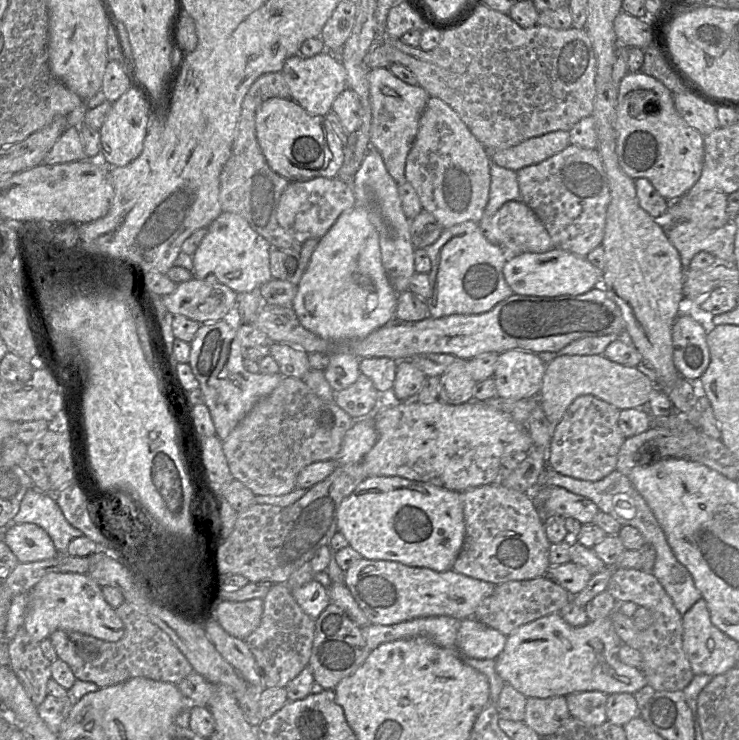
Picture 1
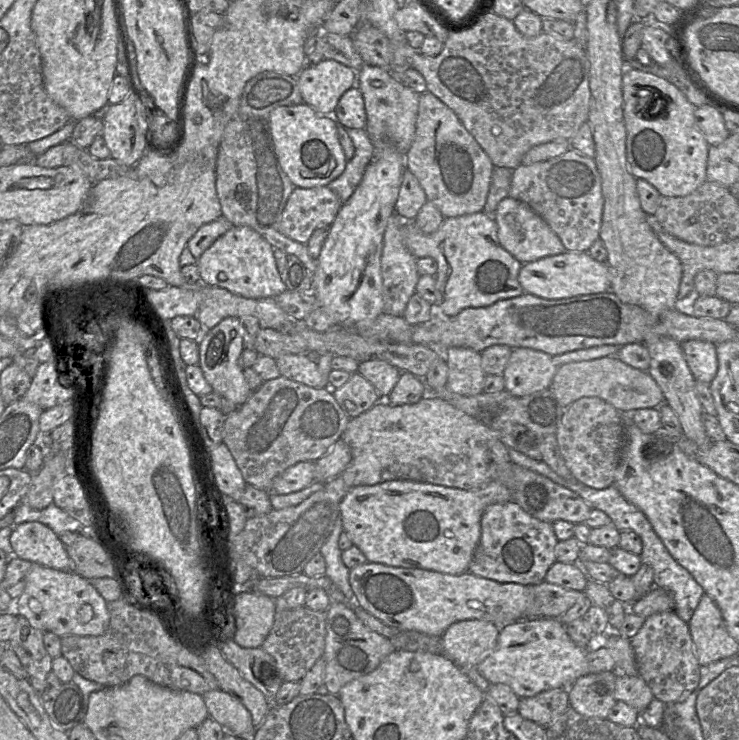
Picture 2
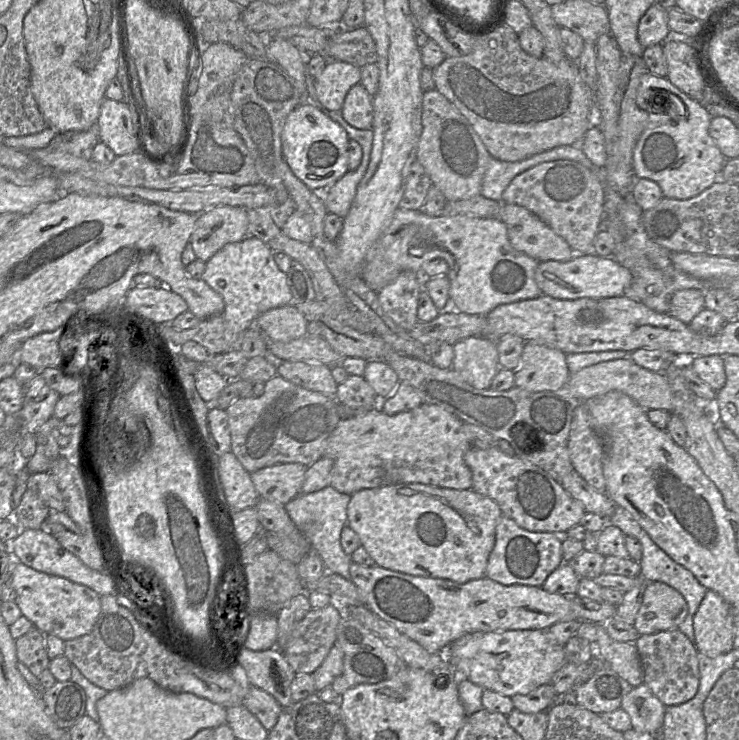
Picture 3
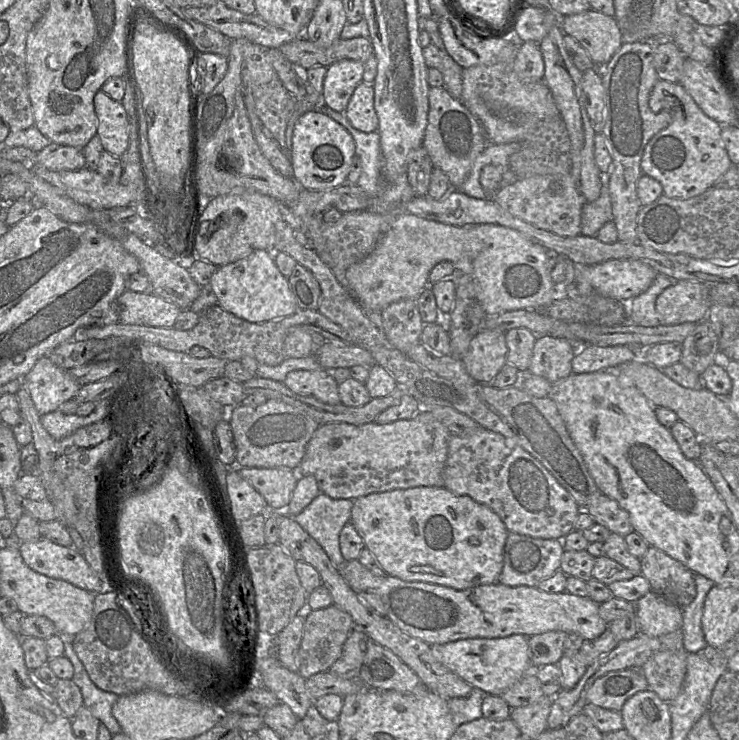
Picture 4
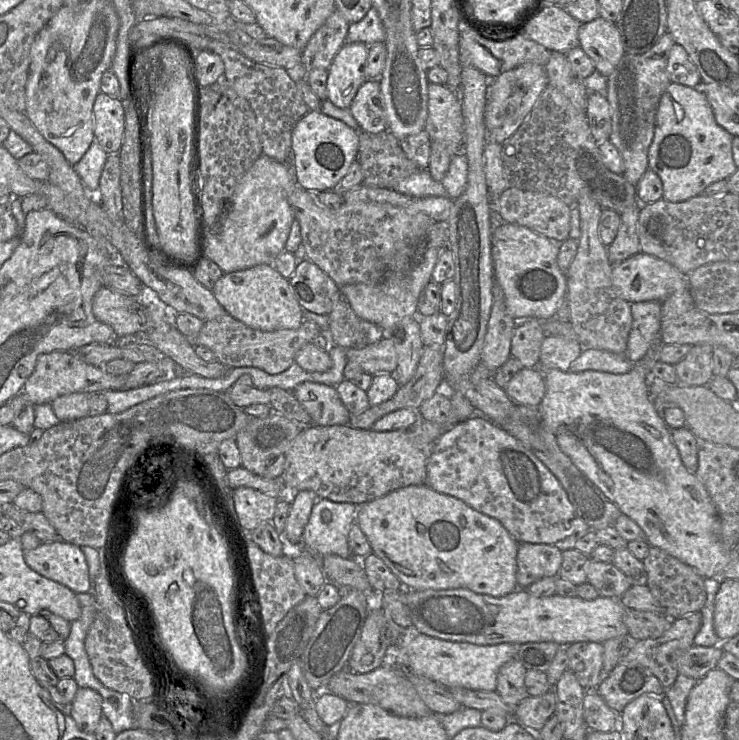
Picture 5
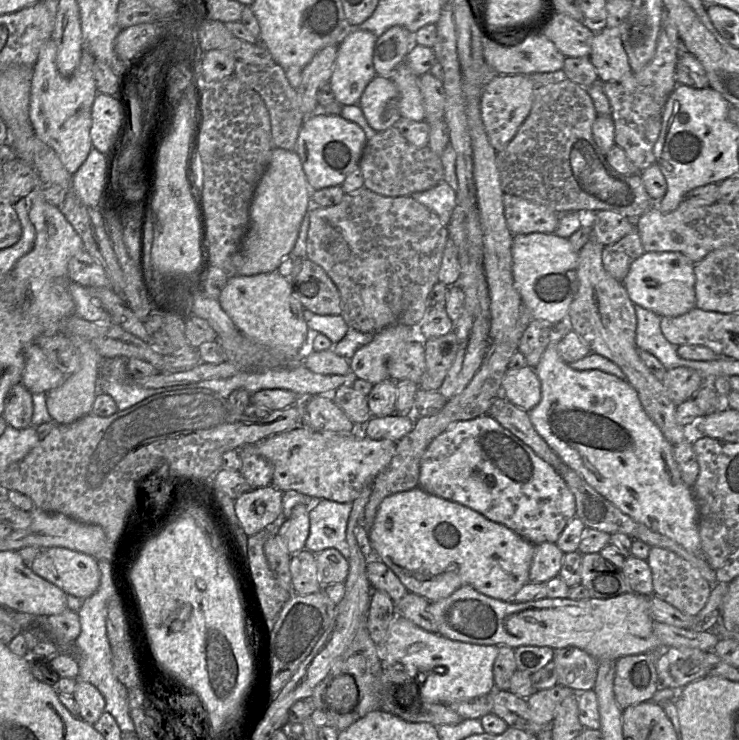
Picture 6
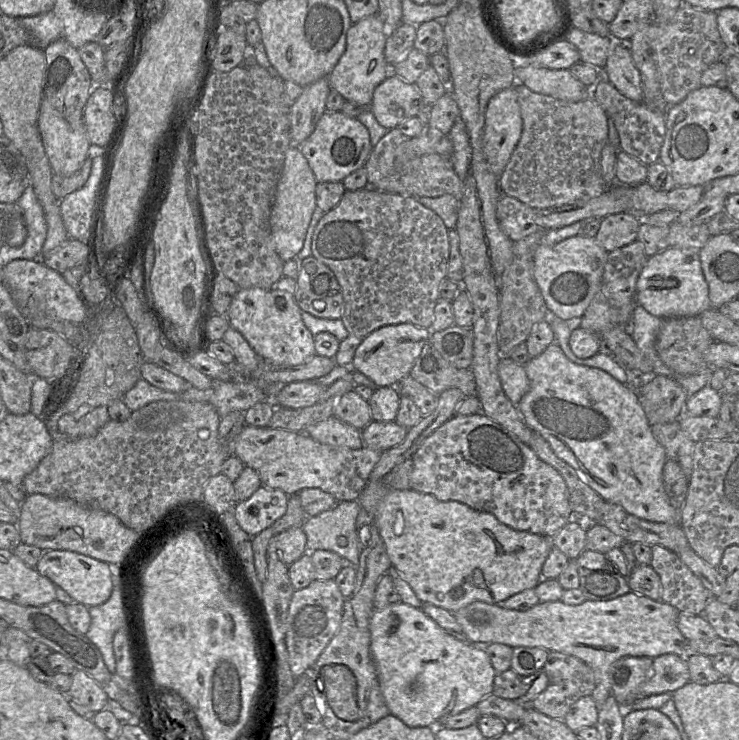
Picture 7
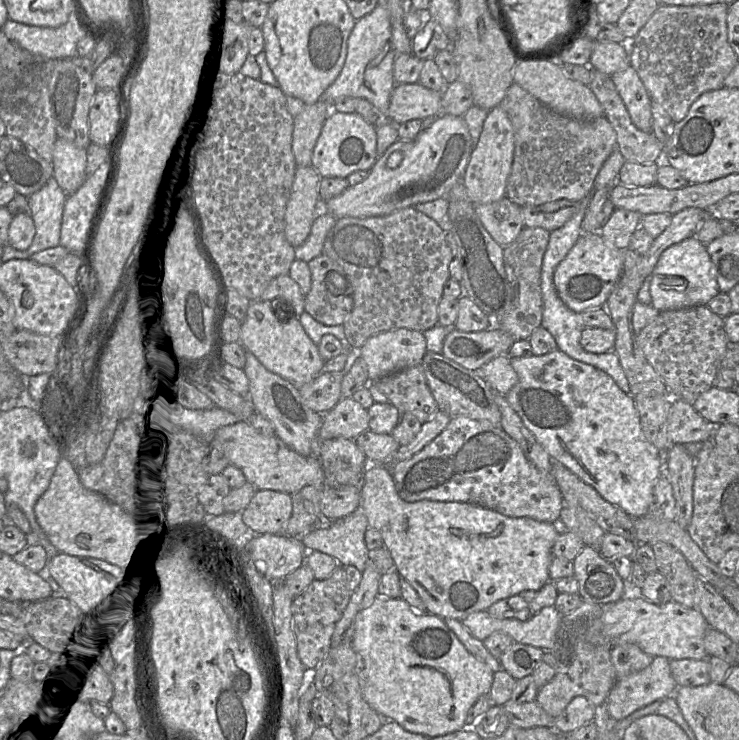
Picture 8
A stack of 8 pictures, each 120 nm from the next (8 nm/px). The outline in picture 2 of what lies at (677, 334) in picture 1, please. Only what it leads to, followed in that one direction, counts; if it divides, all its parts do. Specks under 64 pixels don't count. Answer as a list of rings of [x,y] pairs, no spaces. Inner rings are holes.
[[[698,339],[687,340],[680,344],[695,380],[710,384],[718,370],[716,345]]]

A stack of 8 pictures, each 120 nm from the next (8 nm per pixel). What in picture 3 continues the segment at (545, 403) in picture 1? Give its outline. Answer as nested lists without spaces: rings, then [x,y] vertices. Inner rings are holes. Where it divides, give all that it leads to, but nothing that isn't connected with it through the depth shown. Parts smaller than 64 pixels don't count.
[[[631,359],[603,361],[584,367],[569,374],[566,383],[556,393],[563,397],[574,397],[583,402],[610,391],[619,391],[628,395],[644,409],[660,409],[673,413],[673,392],[664,373],[642,368]]]

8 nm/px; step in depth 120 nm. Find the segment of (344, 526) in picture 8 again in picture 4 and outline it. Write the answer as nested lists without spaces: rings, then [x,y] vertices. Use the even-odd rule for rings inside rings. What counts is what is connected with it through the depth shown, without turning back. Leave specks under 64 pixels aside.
[[[321,492],[300,514],[293,517],[323,548],[338,570],[348,562],[341,553],[339,535],[342,528],[350,523],[352,507],[351,499],[333,499]]]

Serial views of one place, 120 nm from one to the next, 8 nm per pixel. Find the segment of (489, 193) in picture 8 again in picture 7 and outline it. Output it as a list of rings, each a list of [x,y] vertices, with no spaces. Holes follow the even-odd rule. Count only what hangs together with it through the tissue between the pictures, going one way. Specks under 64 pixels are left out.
[[[515,85],[495,94],[485,112],[483,151],[492,172],[500,177],[522,134],[523,121]]]

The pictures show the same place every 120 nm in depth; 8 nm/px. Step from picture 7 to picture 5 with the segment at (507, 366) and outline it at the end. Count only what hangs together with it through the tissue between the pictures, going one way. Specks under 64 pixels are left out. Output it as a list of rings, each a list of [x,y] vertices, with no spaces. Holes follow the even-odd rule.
[[[522,367],[503,389],[515,404],[538,406],[546,393],[543,372],[535,367]]]

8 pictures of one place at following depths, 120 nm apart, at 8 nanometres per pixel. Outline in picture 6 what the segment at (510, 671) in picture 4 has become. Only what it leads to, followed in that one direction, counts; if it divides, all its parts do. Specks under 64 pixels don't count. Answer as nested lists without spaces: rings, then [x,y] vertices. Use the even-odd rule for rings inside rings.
[[[402,616],[391,623],[386,639],[378,645],[384,667],[401,665],[419,685],[422,703],[450,704],[486,696],[495,690],[493,665],[499,646],[448,639],[428,632]]]

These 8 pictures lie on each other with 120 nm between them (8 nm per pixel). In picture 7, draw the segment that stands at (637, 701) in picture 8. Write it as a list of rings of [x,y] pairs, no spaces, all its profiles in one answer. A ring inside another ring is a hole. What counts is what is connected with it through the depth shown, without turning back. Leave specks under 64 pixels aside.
[[[663,654],[653,659],[651,677],[636,690],[636,700],[664,692],[674,692],[690,682],[687,658]]]

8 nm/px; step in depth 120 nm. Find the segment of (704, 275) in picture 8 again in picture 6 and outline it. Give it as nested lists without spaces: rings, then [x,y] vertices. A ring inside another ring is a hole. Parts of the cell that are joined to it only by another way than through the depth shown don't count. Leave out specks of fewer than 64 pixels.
[[[646,252],[631,264],[622,281],[629,298],[661,317],[677,317],[696,308],[695,263],[681,252]]]

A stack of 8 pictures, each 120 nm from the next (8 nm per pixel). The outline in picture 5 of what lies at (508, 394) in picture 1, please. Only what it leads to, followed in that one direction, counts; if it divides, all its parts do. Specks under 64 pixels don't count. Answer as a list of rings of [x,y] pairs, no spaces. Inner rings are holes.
[[[545,336],[541,347],[538,370],[556,368],[567,372],[572,361],[581,353],[582,347],[575,339],[563,336]]]

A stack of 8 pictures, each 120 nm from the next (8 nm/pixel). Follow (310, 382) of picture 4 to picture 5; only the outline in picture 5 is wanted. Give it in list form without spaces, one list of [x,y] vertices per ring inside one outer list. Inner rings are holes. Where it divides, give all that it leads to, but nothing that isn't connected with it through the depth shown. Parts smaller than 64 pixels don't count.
[[[303,382],[293,395],[309,414],[314,426],[348,425],[351,414],[344,406],[335,386]]]

